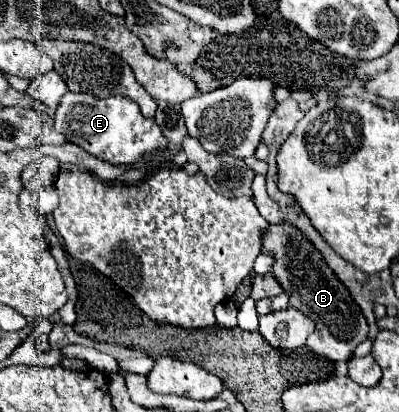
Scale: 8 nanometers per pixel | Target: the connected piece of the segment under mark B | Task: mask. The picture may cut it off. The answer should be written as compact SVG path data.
M288 223L268 227L262 239L262 251L274 253L276 263L272 267L272 275L290 295L290 305L316 319L316 331L308 337L308 349L330 361L349 360L356 345L366 339L368 325L348 289L338 283L332 269L322 261L322 255L304 239L298 229Z

